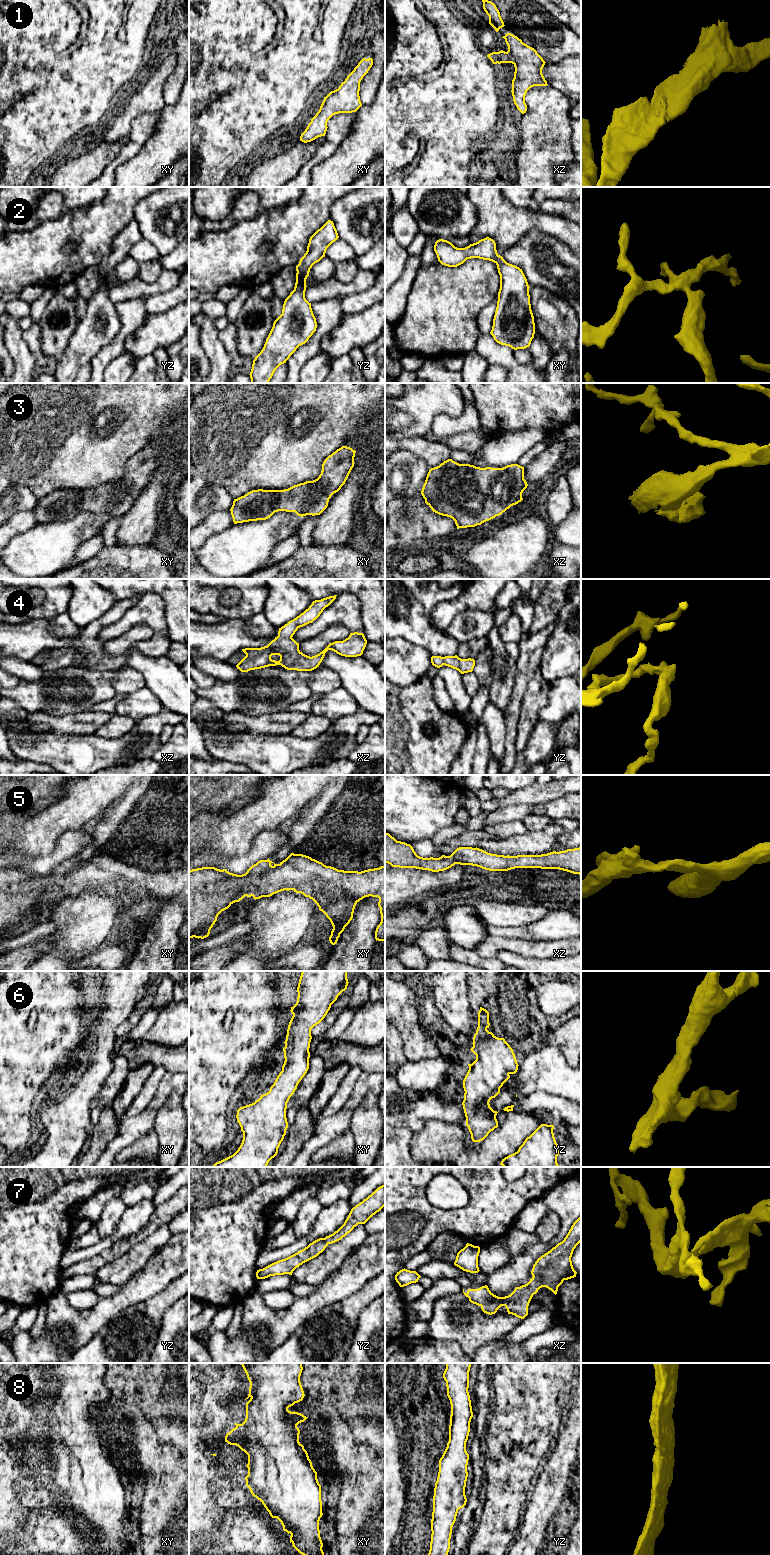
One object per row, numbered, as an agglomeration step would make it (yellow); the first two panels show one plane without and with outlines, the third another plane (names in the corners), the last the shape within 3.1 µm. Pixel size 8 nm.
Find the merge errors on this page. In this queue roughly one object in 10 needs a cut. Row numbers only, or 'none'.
none

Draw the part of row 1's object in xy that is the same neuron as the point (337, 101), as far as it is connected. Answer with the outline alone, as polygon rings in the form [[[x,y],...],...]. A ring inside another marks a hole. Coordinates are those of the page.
[[[363,58],[339,88],[324,97],[319,111],[301,134],[300,141],[307,143],[325,136],[327,122],[333,115],[356,112],[362,106],[359,96],[360,82],[372,65],[372,58]]]

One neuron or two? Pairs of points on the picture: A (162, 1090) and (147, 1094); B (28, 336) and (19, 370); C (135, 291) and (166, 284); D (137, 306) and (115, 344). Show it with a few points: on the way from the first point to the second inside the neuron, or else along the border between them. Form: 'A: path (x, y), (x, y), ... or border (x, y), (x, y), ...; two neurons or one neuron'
A: border (166, 1071), (155, 1095), (142, 1111); two neurons
B: border (22, 332), (22, 338), (28, 349), (35, 356); two neurons
C: path (143, 289), (158, 287); one neuron
D: path (131, 315), (129, 324), (122, 335); one neuron

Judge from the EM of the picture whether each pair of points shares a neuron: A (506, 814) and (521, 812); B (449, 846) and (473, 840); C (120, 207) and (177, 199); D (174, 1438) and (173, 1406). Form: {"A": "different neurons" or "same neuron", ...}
{"A": "same neuron", "B": "same neuron", "C": "different neurons", "D": "different neurons"}

